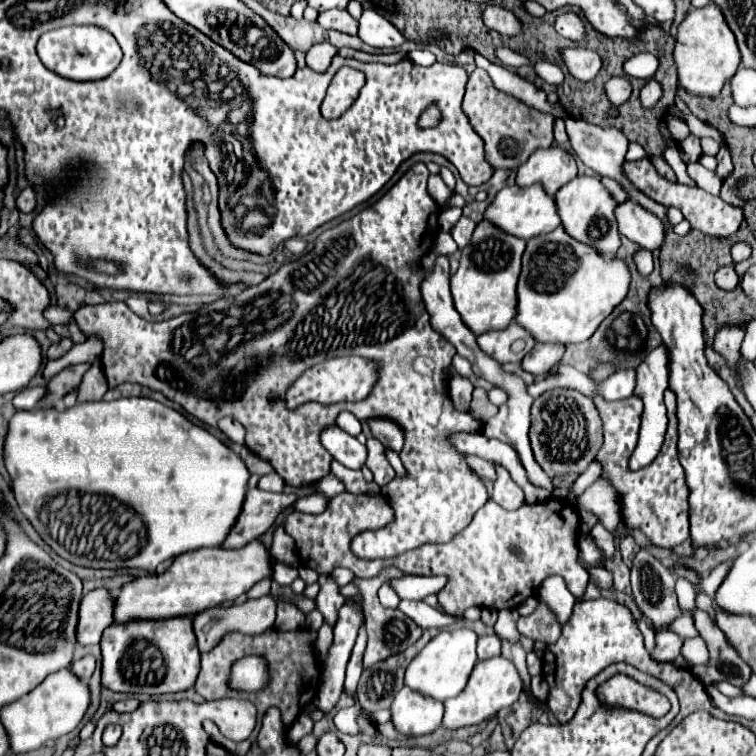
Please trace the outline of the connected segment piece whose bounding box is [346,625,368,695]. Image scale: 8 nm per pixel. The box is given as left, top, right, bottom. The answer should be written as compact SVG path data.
M362 625L360 633L358 633L358 639L354 643L354 649L352 649L352 657L348 661L348 671L346 671L346 693L348 695L352 695L354 691L357 691L358 679L360 679L360 673L362 673L362 657L364 657L366 643L368 643L368 635L366 635L366 629Z

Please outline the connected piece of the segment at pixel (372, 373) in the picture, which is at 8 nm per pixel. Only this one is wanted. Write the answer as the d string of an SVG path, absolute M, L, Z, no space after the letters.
M334 357L306 369L286 393L286 407L296 409L308 401L316 401L322 405L332 405L338 401L362 401L370 395L372 387L378 381L380 365L376 361L368 361L364 357Z

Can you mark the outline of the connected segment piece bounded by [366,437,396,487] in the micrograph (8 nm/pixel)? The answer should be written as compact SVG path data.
M370 437L368 443L366 443L366 447L368 447L366 467L374 473L374 483L380 485L380 487L384 487L386 483L390 483L396 477L396 473L394 473L392 465L388 463L384 447L382 447L382 443L378 439Z

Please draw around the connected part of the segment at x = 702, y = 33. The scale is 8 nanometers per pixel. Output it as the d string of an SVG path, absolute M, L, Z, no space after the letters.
M708 3L702 9L692 9L686 19L678 25L674 61L678 67L678 87L694 97L716 97L724 83L732 79L740 65L740 53L736 39L728 29L720 7Z

